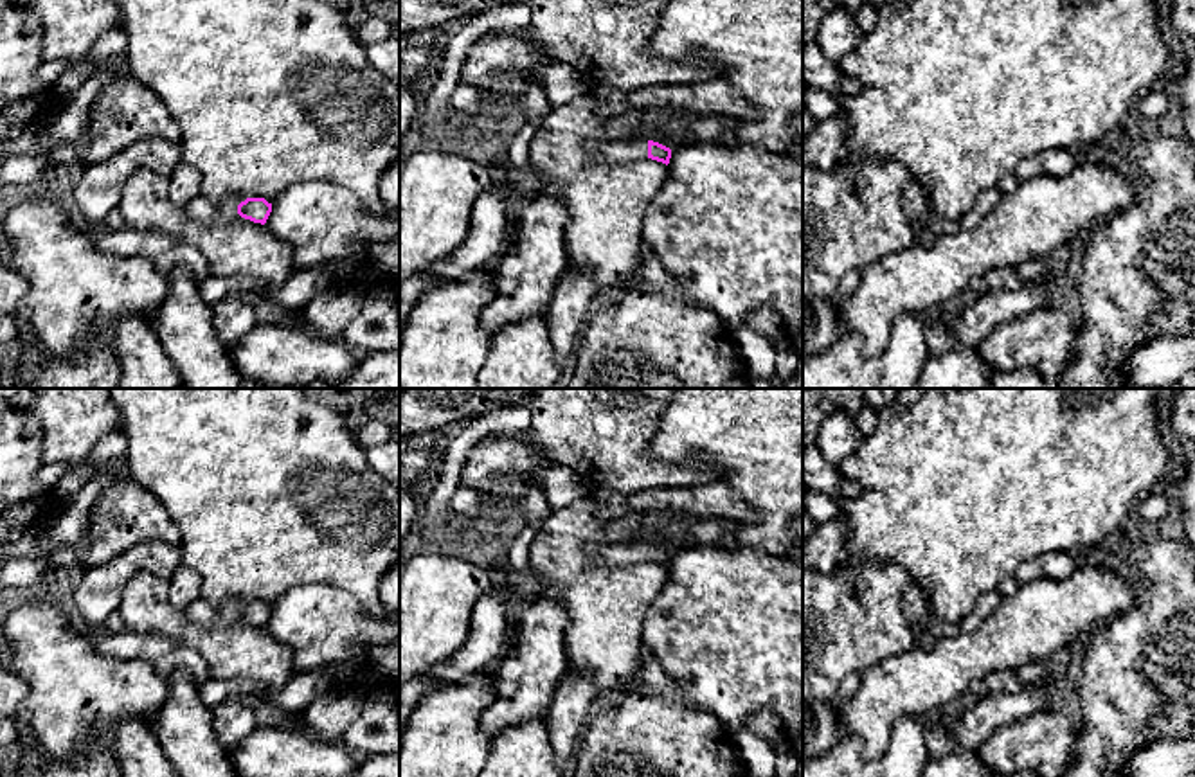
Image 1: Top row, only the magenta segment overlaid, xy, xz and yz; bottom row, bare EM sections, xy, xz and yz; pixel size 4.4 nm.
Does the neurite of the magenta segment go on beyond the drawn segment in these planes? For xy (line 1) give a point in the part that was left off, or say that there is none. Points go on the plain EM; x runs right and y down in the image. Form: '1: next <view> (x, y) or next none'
1: next xy (198, 612)

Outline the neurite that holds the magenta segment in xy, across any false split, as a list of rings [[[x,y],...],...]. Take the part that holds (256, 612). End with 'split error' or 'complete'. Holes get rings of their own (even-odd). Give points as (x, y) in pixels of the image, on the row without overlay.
[[[198,597],[182,610],[182,615],[187,622],[198,626],[234,626],[245,621],[265,628],[272,615],[272,606],[265,601],[247,601],[239,608],[234,604],[212,606],[205,599]]]; split error

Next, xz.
[[[592,543],[590,558],[601,565],[637,565],[637,563],[657,563],[669,567],[671,552],[653,543]]]; split error

